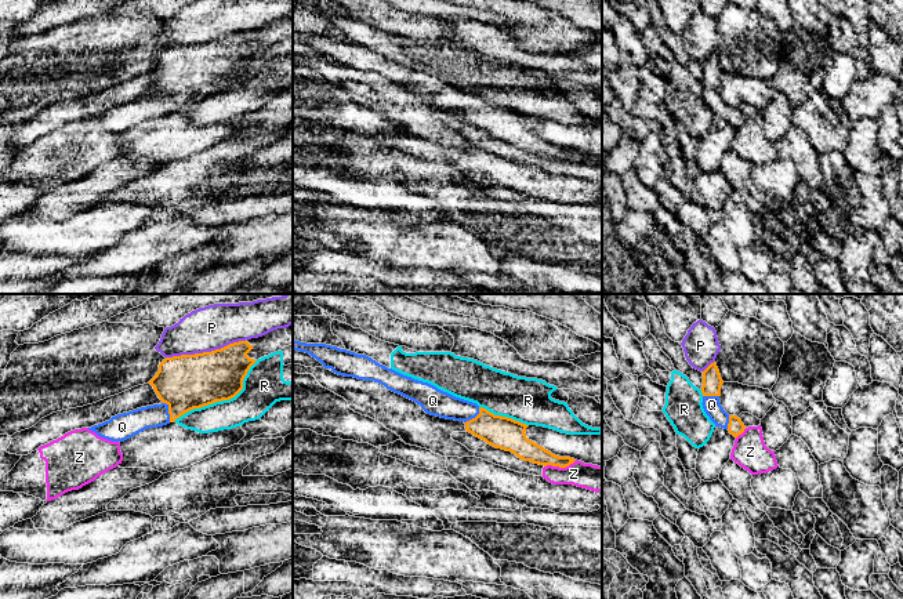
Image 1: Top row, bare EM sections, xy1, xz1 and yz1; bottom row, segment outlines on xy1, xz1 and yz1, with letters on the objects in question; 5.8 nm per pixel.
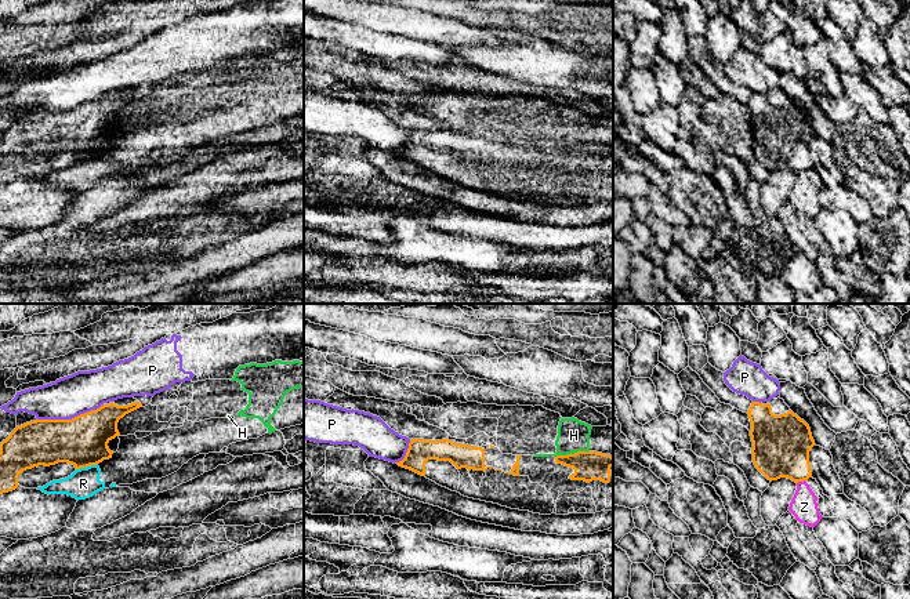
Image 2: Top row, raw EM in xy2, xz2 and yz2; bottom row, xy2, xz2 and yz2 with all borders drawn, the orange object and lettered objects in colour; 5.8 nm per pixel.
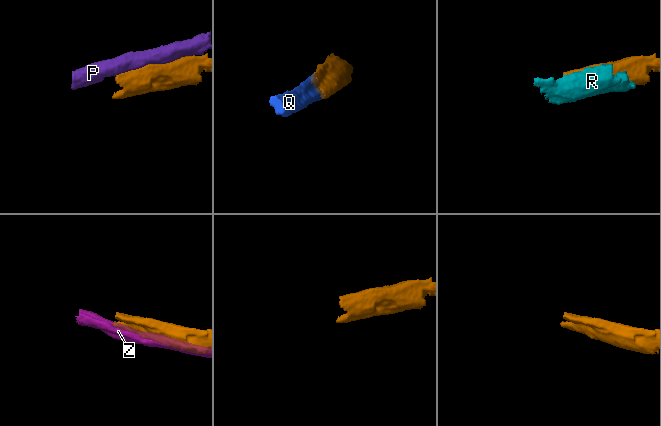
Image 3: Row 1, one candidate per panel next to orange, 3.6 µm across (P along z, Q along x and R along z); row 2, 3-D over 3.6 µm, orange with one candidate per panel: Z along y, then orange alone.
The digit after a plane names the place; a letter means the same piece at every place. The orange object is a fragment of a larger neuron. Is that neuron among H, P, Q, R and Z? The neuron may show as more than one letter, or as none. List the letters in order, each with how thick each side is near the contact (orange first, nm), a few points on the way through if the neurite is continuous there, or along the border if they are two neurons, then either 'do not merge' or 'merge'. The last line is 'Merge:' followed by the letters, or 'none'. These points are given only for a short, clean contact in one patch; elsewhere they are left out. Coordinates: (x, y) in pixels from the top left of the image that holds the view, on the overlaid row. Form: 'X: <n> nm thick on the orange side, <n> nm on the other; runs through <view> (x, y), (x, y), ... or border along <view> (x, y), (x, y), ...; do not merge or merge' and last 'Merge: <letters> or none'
H: 180 nm thick on the orange side, 190 nm on the other; do not merge
P: 320 nm thick on the orange side, 260 nm on the other; do not merge
Q: 320 nm thick on the orange side, 140 nm on the other; merge
R: 320 nm thick on the orange side, 220 nm on the other; do not merge
Z: 120 nm thick on the orange side, 150 nm on the other; do not merge
Merge: Q

